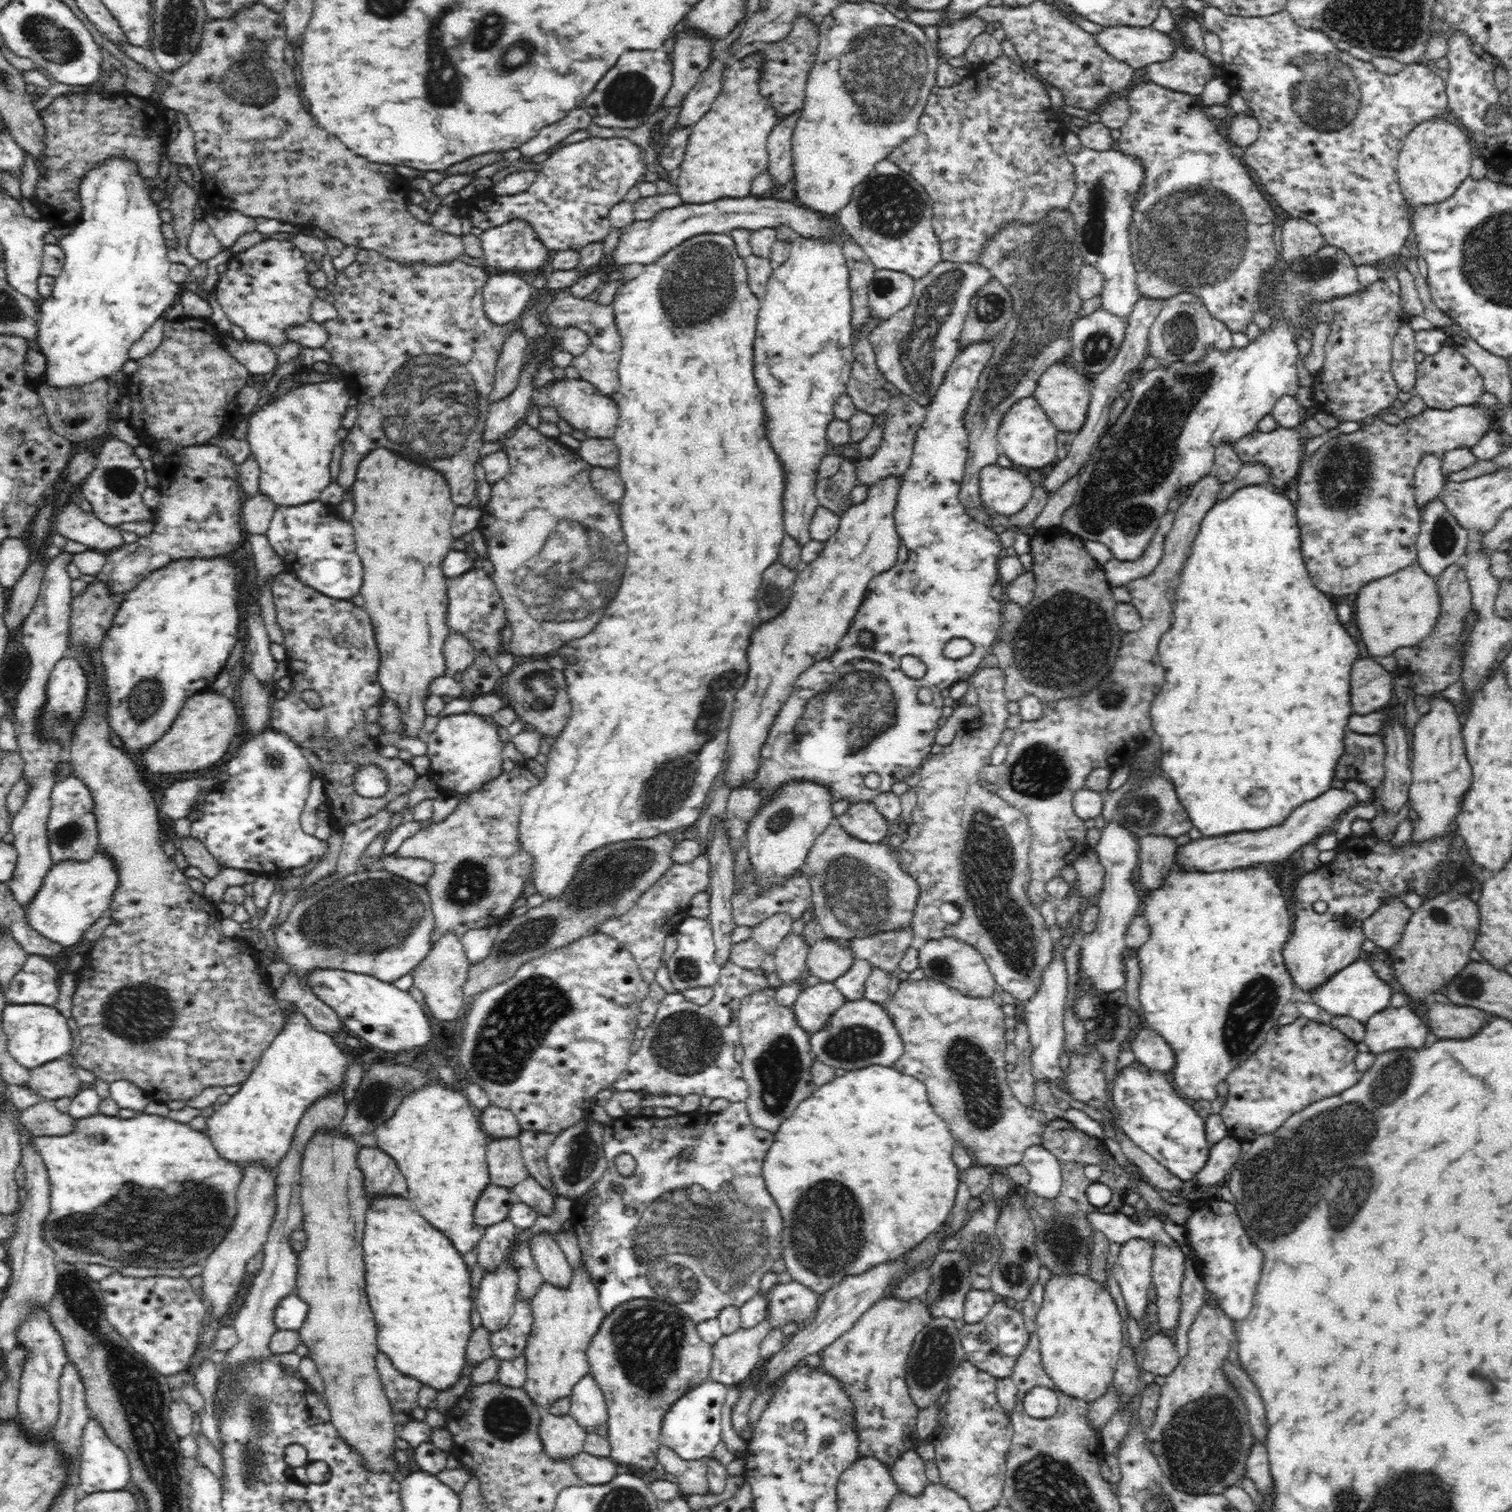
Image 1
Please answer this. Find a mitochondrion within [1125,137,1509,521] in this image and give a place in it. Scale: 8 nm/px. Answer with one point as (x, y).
(1192, 236)

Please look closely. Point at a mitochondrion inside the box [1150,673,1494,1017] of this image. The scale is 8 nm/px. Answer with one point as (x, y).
(1467, 981)

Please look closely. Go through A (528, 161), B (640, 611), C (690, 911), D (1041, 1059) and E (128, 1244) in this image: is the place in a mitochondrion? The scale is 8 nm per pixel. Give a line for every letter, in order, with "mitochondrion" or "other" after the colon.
A: other
B: other
C: other
D: other
E: mitochondrion

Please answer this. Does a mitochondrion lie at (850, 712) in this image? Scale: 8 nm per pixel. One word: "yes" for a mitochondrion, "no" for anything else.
yes

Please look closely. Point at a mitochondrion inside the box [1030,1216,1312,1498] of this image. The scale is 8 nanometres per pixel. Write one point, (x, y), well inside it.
(1197, 1444)

